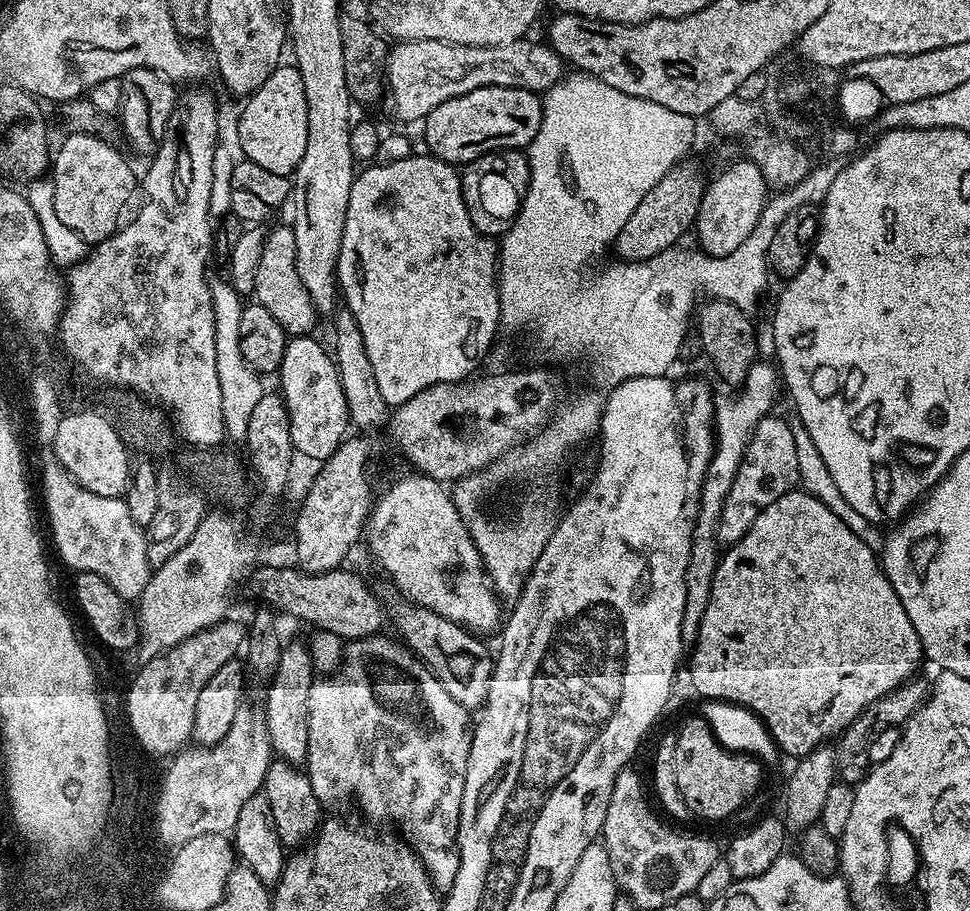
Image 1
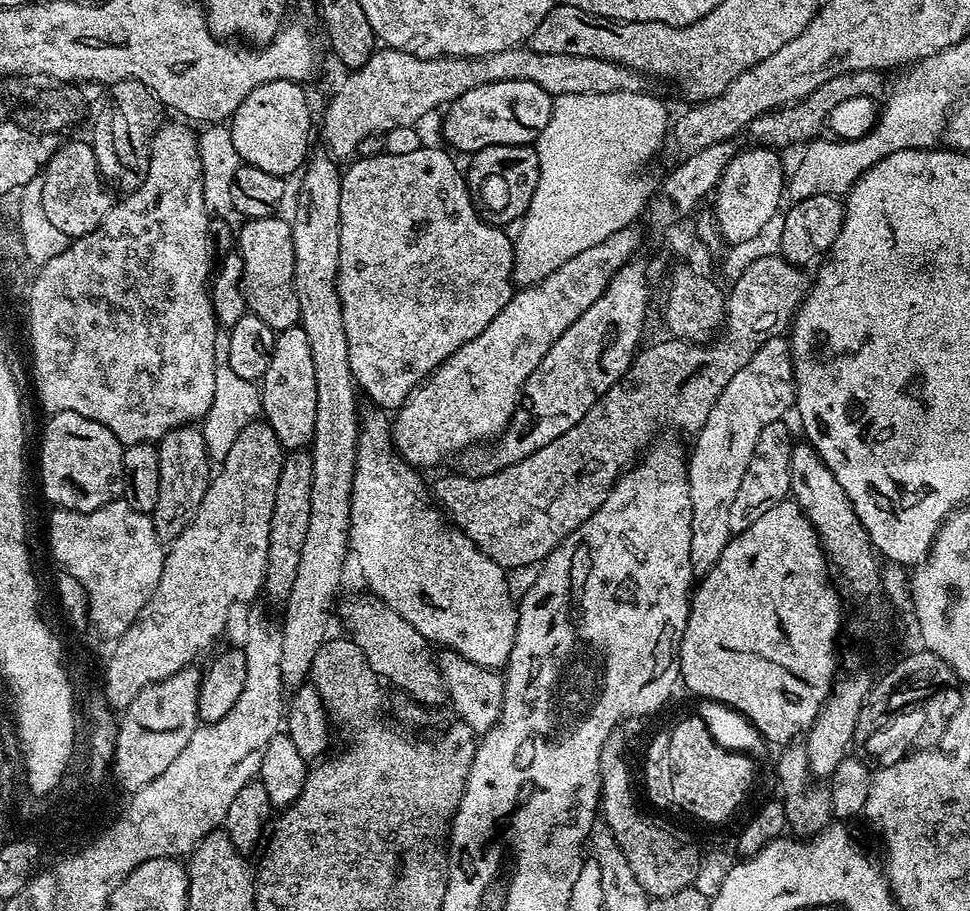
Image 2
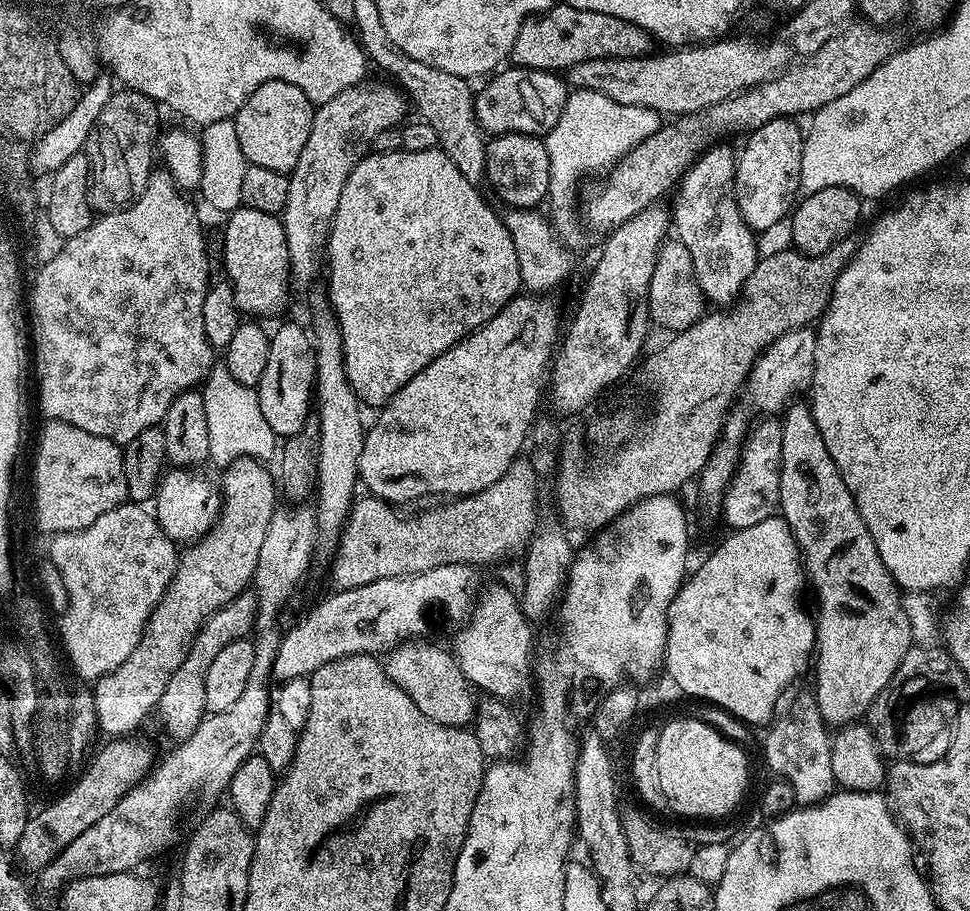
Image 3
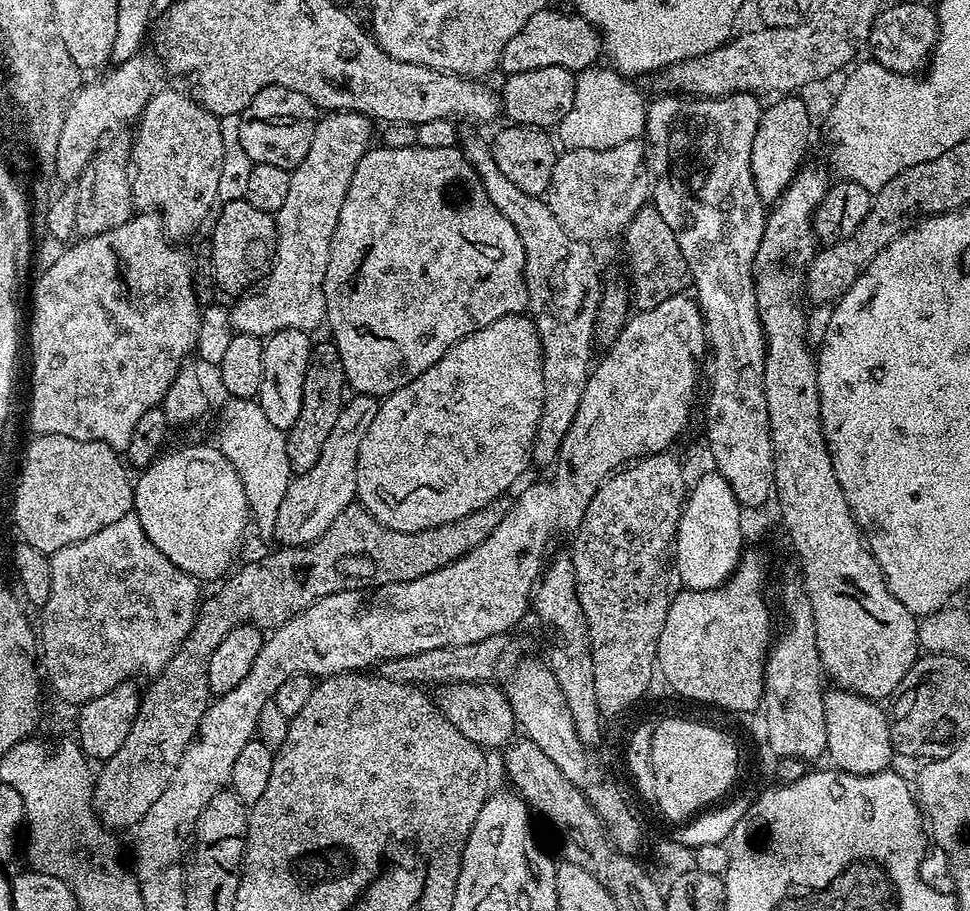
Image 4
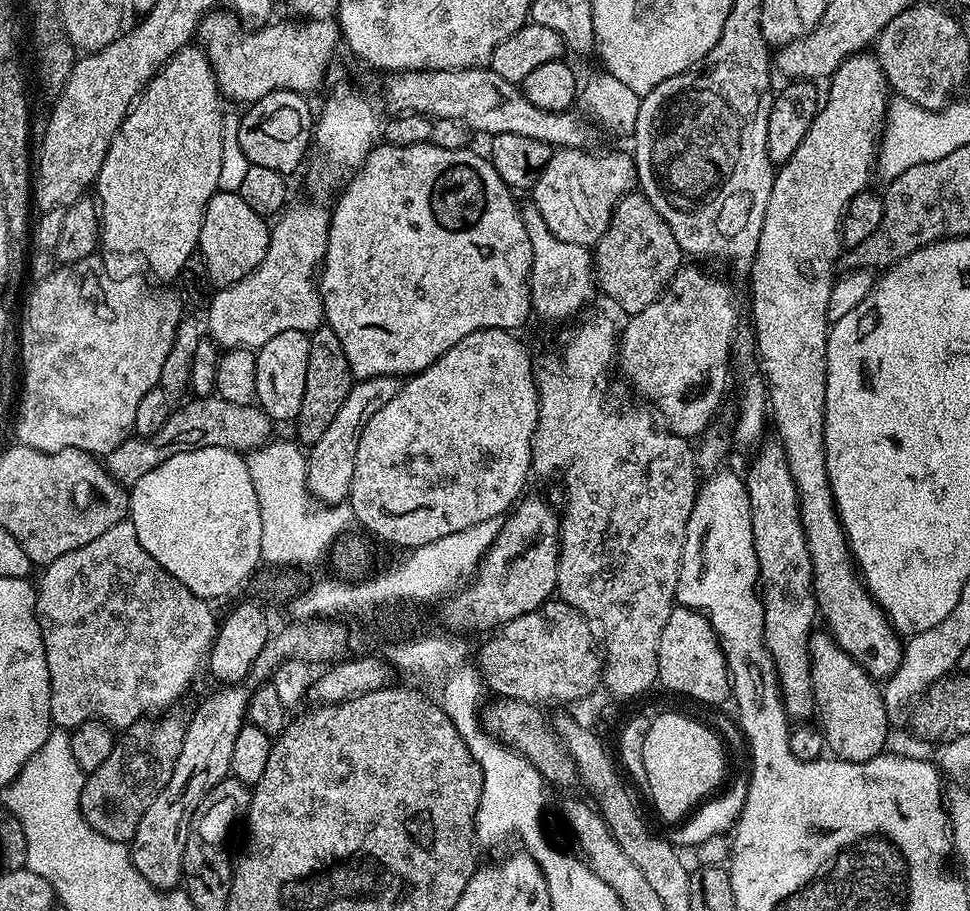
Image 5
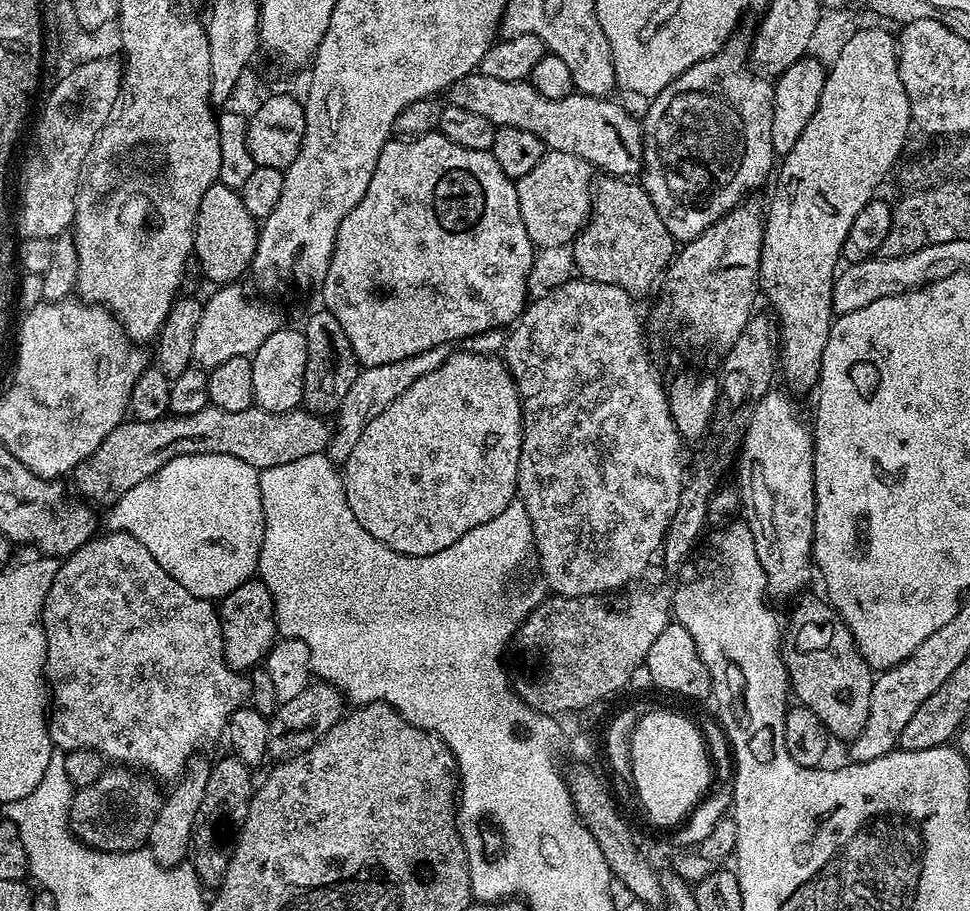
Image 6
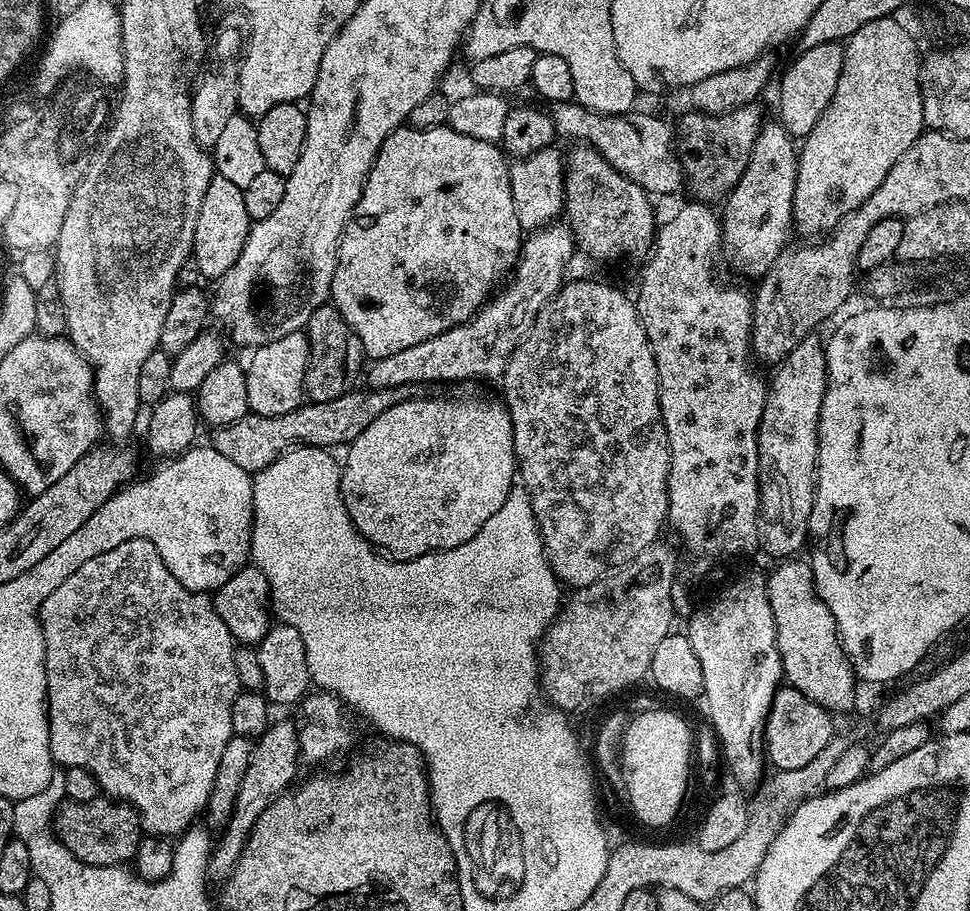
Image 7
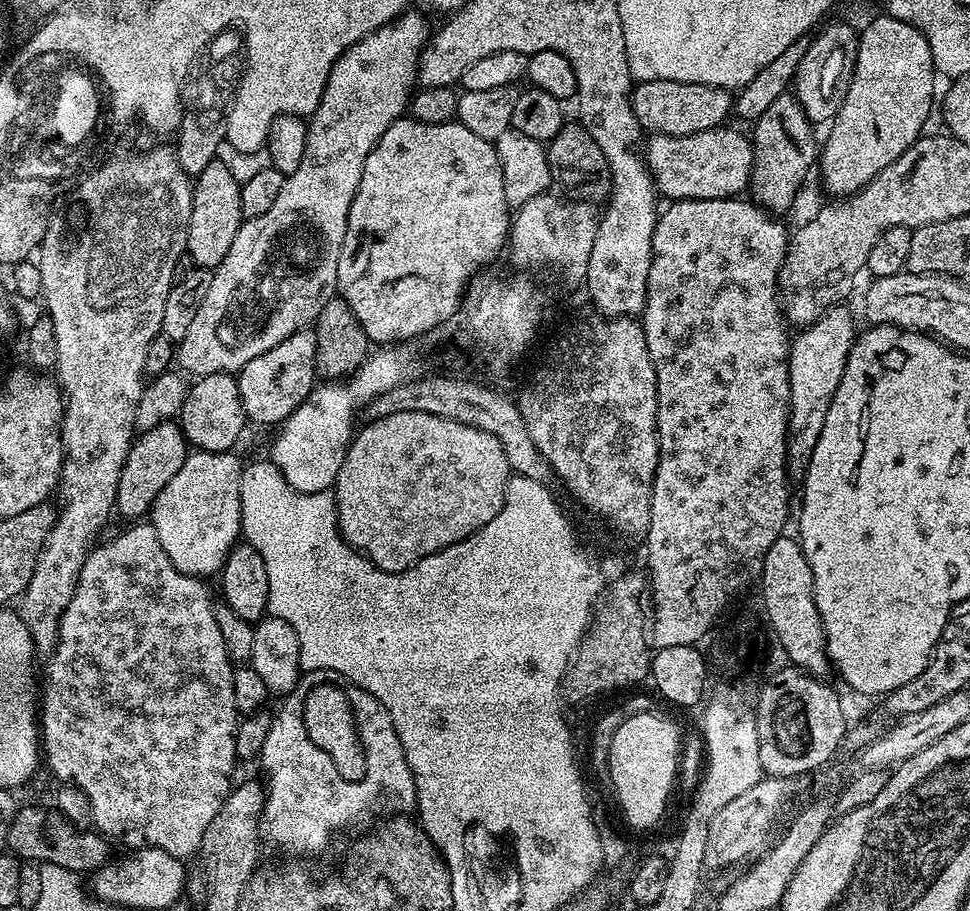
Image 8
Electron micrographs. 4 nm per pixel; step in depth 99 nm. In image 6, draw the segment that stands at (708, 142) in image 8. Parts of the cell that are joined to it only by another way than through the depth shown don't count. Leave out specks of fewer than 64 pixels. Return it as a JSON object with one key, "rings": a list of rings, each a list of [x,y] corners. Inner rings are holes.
{"rings":[[[479,70],[472,73],[470,76],[464,76],[458,82],[454,82],[450,89],[450,103],[454,106],[462,106],[462,110],[470,110],[474,114],[482,114],[482,118],[486,118],[491,124],[497,128],[517,128],[518,130],[530,130],[530,134],[538,134],[538,138],[542,138],[545,149],[561,152],[562,154],[574,154],[574,158],[582,158],[587,164],[592,165],[593,169],[599,170],[601,173],[610,176],[619,176],[621,178],[632,178],[641,171],[644,163],[644,129],[641,121],[636,120],[623,108],[620,104],[615,104],[615,99],[606,96],[587,96],[581,92],[573,91],[566,98],[546,98],[546,94],[538,94],[538,90],[531,82],[519,80],[518,82],[502,82],[498,78],[486,78]]]}

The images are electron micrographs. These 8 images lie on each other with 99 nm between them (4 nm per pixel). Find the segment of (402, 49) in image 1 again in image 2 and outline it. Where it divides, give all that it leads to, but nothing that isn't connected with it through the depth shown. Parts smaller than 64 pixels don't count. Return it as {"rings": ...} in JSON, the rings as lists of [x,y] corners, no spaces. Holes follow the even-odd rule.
{"rings":[[[527,46],[498,50],[498,54],[486,56],[440,56],[436,60],[423,60],[409,52],[397,48],[381,47],[373,52],[370,59],[362,67],[349,71],[344,85],[332,96],[328,109],[324,112],[324,144],[333,157],[357,155],[362,138],[379,132],[381,134],[394,130],[398,126],[416,126],[427,112],[435,108],[443,109],[452,103],[466,90],[474,90],[474,86],[486,86],[490,82],[534,82],[534,86],[542,86],[553,98],[562,94],[614,94],[615,92],[638,92],[645,87],[645,77],[630,70],[626,66],[618,66],[614,62],[606,62],[600,58],[582,58],[582,54],[538,54]]]}

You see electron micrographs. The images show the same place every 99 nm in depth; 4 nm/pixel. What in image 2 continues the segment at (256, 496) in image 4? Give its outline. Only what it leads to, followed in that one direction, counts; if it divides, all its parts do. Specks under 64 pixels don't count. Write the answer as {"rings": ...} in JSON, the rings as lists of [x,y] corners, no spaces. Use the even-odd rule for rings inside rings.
{"rings":[[[217,331],[214,338],[214,362],[214,402],[210,402],[210,410],[204,416],[202,431],[209,461],[223,462],[226,454],[230,454],[230,446],[234,446],[234,438],[238,438],[244,427],[261,415],[262,409],[259,387],[253,381],[238,378],[238,374],[230,370],[230,338],[227,331]]]}

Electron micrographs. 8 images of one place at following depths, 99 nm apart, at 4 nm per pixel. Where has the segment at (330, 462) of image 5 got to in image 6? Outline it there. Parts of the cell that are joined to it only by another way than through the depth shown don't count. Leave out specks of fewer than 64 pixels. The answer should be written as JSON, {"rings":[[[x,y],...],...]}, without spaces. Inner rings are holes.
{"rings":[[[443,344],[434,346],[434,350],[422,350],[422,354],[402,358],[402,362],[386,362],[386,366],[361,367],[340,408],[335,412],[332,441],[328,444],[327,455],[336,462],[347,460],[350,450],[354,450],[355,444],[358,443],[358,438],[362,438],[362,430],[369,419],[378,415],[388,401],[398,398],[398,394],[404,393],[413,382],[418,382],[422,374],[430,374],[430,370],[442,366],[442,362],[446,362],[449,355],[449,345]]]}

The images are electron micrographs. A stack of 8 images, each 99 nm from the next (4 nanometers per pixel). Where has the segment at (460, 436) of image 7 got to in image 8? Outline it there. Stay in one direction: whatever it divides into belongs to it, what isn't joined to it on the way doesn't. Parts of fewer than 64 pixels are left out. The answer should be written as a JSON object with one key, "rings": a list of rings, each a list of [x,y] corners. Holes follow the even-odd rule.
{"rings":[[[421,412],[390,414],[365,423],[365,425],[361,432],[359,429],[353,435],[352,445],[348,447],[348,452],[336,475],[334,495],[336,497],[336,526],[340,530],[340,535],[343,536],[347,544],[367,556],[372,564],[376,564],[387,572],[404,572],[422,558],[426,558],[446,546],[462,542],[466,537],[482,530],[482,526],[486,526],[486,522],[490,522],[490,518],[494,518],[494,514],[498,514],[498,510],[502,510],[510,469],[506,450],[502,450],[502,442],[498,442],[498,438],[494,438],[494,434],[488,434],[486,430],[480,430],[474,426],[466,426],[462,422],[454,422],[450,418],[438,418],[434,414],[422,414]]]}

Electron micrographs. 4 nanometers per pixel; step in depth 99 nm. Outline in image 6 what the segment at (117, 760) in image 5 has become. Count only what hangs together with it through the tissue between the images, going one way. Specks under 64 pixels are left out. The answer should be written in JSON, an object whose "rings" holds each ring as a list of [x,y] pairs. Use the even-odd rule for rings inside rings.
{"rings":[[[112,766],[102,773],[98,782],[75,789],[68,811],[72,835],[103,852],[137,851],[147,841],[162,803],[162,792],[151,782],[147,775],[127,766]]]}

